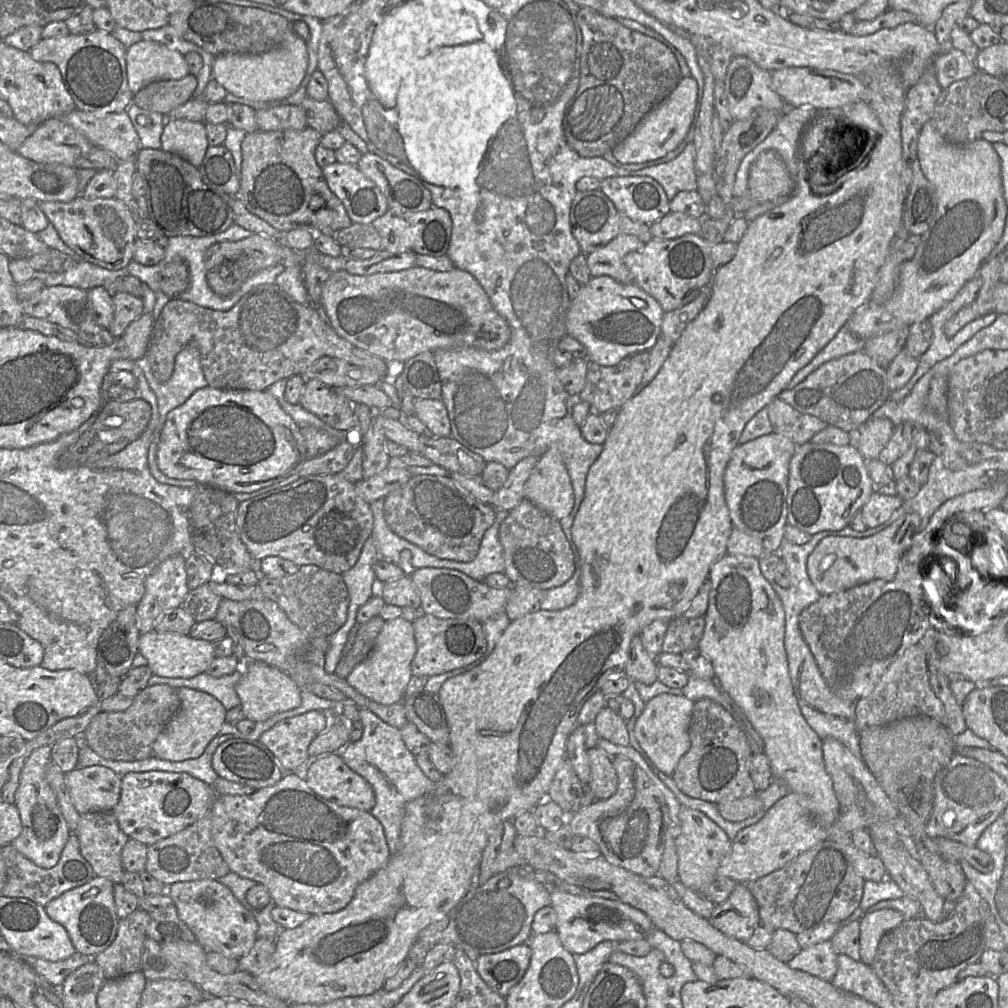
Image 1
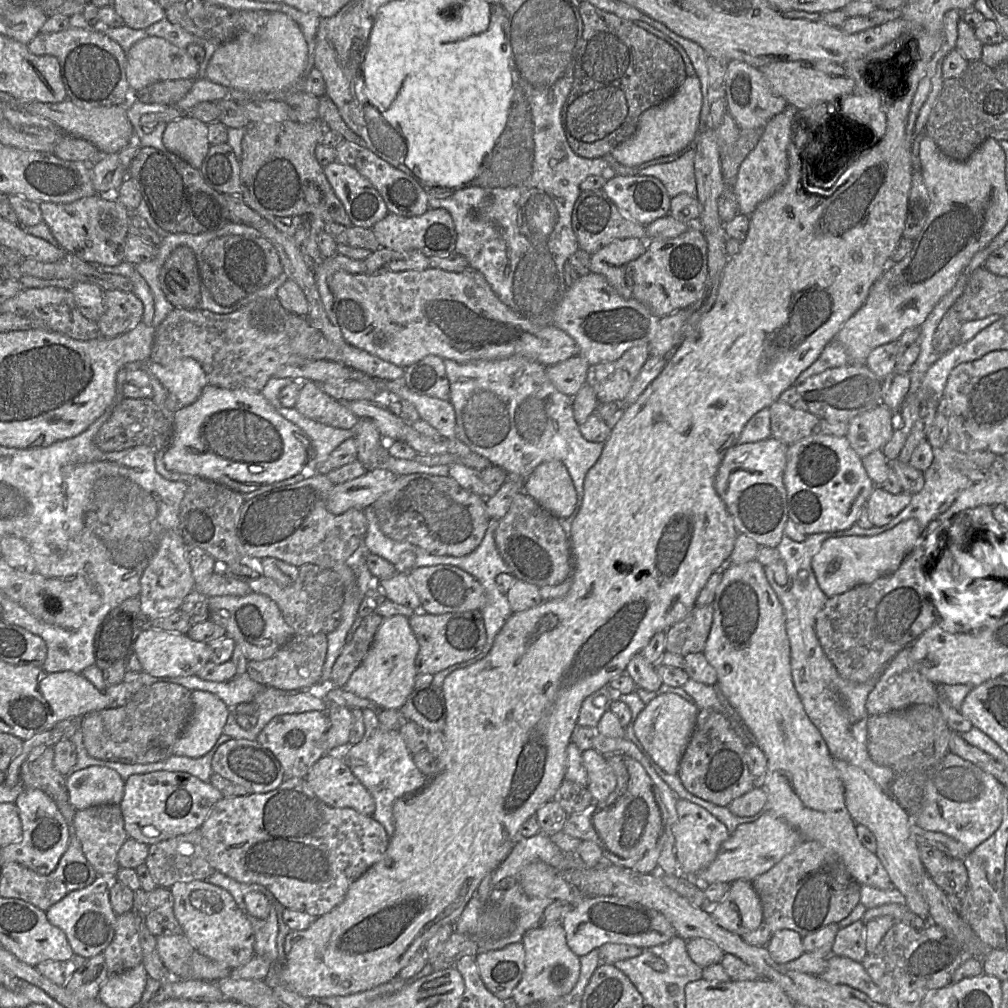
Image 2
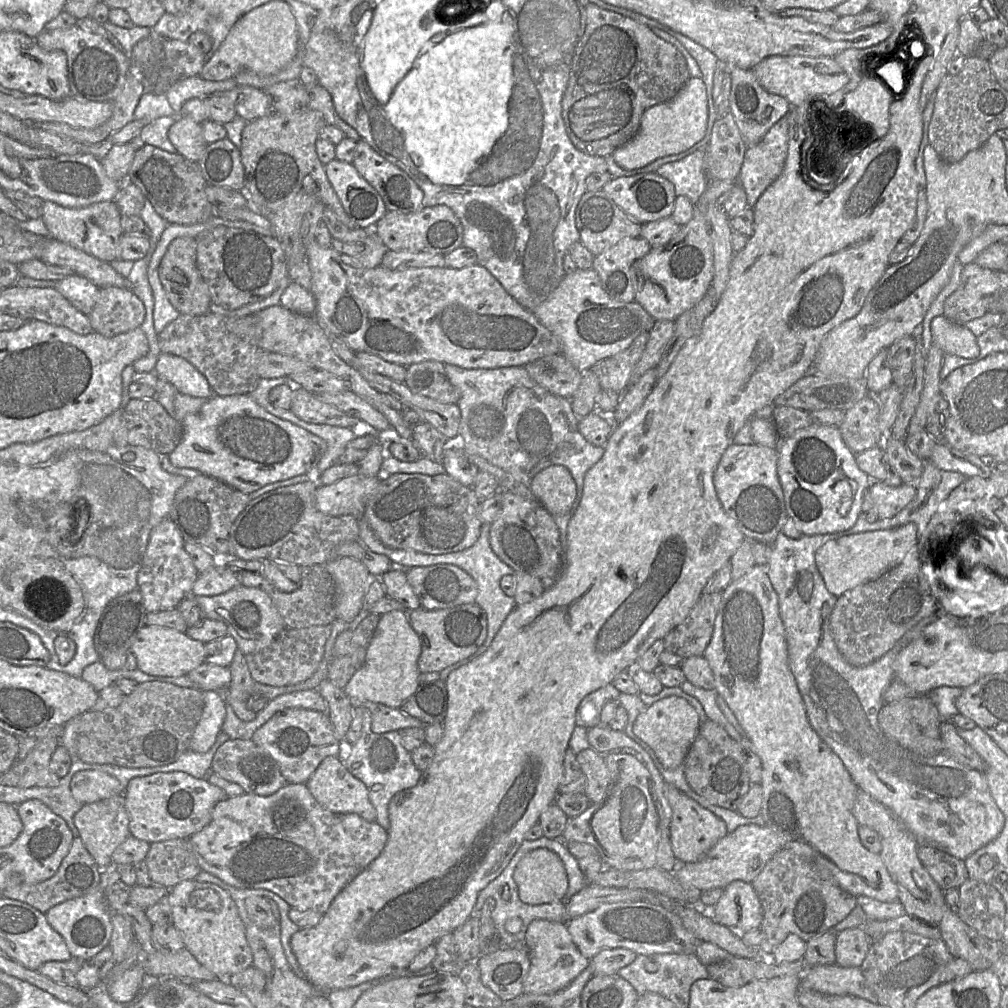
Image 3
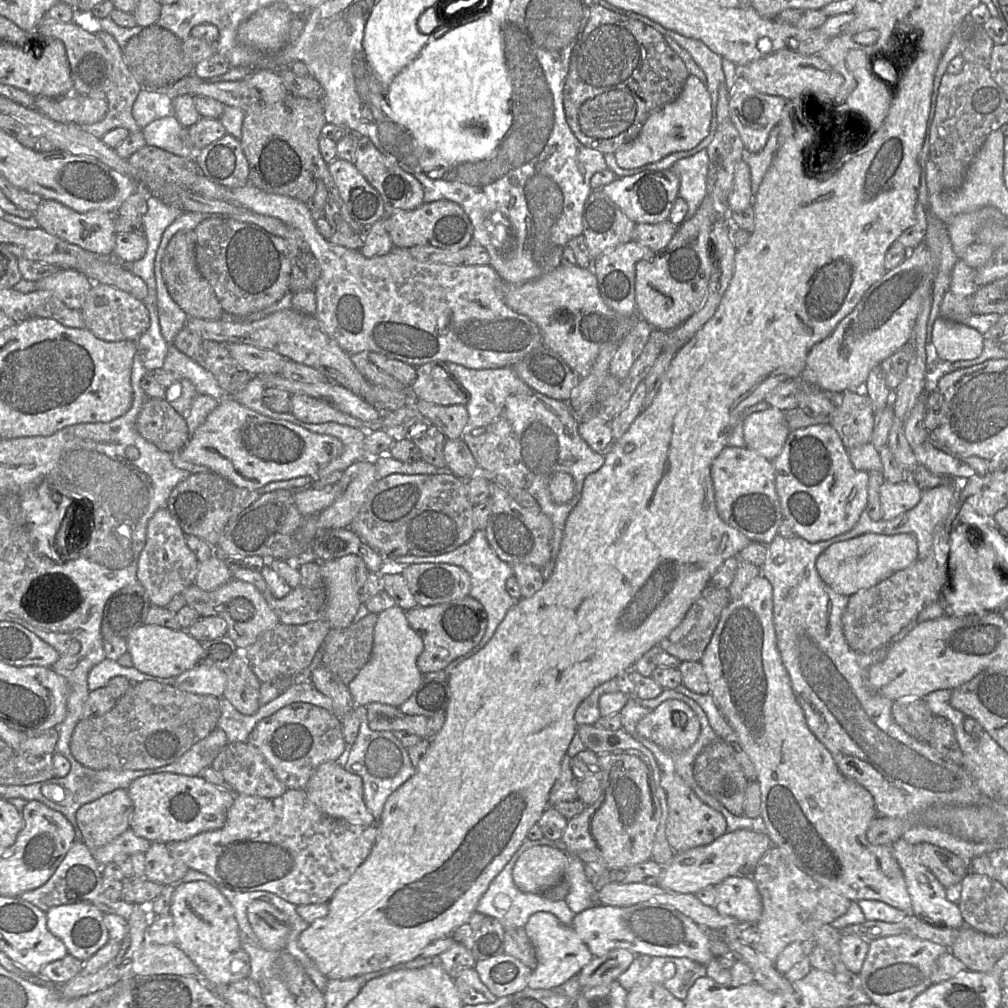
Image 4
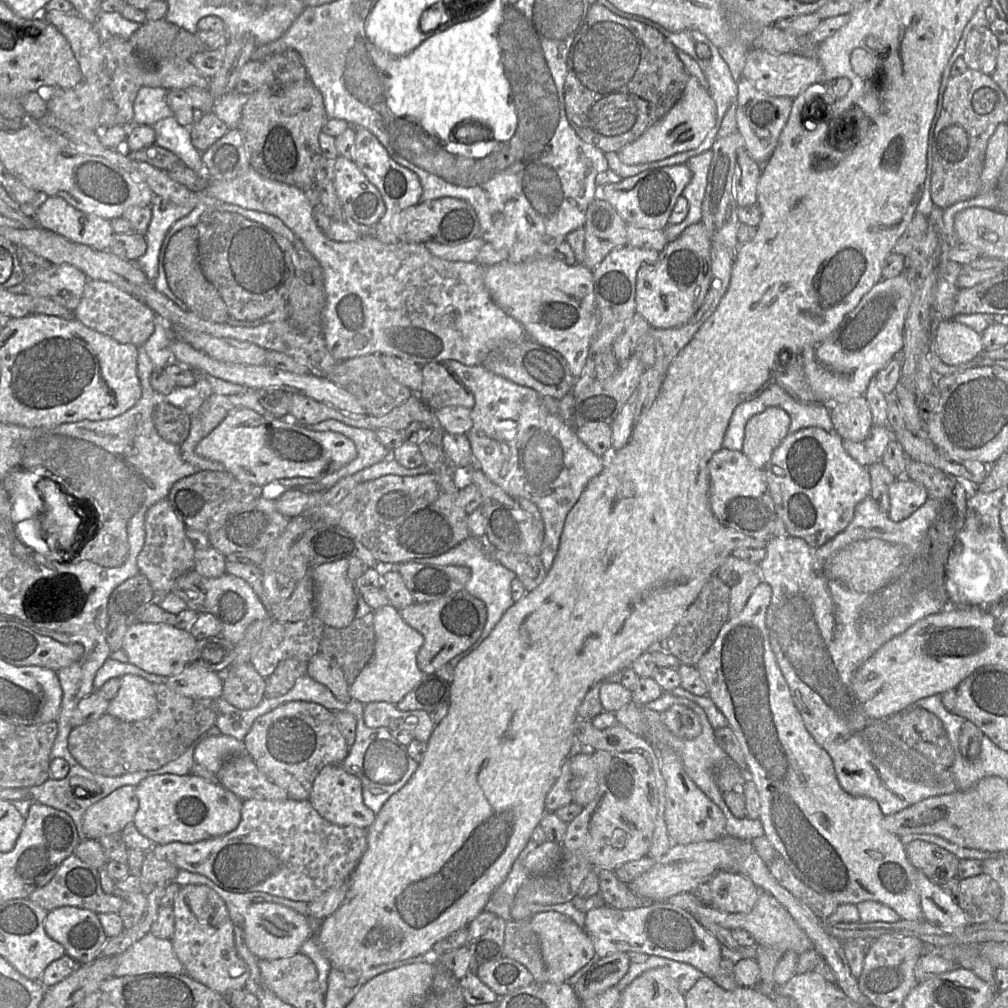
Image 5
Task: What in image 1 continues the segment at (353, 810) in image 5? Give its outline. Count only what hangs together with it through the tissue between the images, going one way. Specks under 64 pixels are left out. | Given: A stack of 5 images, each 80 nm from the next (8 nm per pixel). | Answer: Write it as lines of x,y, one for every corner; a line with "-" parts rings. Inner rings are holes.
338,753
309,759
305,781
315,793
338,806
370,811
375,805
375,793
372,787
360,775
350,769

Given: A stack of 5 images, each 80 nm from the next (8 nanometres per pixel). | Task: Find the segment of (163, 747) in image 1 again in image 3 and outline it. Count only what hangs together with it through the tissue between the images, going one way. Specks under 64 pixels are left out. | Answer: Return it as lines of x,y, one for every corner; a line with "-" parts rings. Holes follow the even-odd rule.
203,691
204,707
189,743
189,749
207,752
216,741
226,716
226,702
219,691

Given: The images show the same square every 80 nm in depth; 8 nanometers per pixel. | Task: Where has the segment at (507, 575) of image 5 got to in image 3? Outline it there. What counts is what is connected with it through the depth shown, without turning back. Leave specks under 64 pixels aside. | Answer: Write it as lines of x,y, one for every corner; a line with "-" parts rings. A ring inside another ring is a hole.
364,516
358,519
359,540
363,546
371,552
386,556
393,564
403,566
404,570
412,567
431,566
436,564
453,564
467,572
476,582
478,594
475,602
485,611
487,616
487,636
483,644
473,653
473,659
481,656
490,646
494,636
500,629
502,623
513,610
516,603
513,597
507,596
500,587
500,579
504,575
513,575
514,570
503,562
492,550
489,540
490,524
482,524
477,541
469,548
458,552
441,555
429,555
413,550
392,549
385,546
372,532

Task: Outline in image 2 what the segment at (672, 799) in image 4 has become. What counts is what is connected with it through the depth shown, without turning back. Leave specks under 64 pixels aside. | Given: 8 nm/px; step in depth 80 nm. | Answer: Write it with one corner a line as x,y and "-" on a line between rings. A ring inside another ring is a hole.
677,799
677,821
672,826
675,839
675,854
679,871
694,877
702,869
711,864
716,858
721,845
731,835
727,827
703,807
685,799

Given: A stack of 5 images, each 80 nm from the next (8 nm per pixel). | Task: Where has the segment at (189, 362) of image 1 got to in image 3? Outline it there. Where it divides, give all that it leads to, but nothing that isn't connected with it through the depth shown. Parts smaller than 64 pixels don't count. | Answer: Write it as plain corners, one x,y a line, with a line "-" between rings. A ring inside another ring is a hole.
161,353
153,371
160,381
172,384
178,393
204,399
214,394
206,377
184,358

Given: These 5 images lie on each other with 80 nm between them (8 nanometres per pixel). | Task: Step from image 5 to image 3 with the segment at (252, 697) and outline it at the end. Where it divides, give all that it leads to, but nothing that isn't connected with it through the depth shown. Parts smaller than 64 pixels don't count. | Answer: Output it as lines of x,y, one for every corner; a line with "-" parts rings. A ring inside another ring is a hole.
237,649
231,664
228,666
231,680
225,690
220,690
224,701
234,710
236,716
245,722
255,719
257,713
246,707
247,701
253,696
255,682
245,660
245,655

